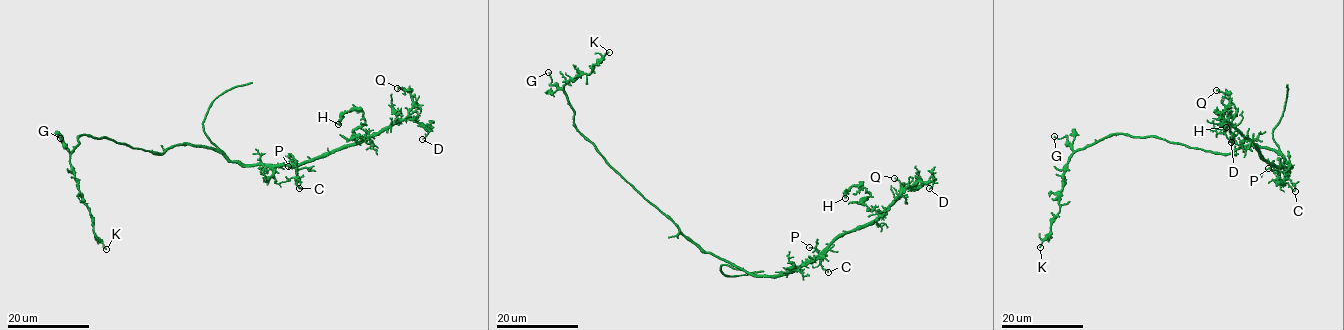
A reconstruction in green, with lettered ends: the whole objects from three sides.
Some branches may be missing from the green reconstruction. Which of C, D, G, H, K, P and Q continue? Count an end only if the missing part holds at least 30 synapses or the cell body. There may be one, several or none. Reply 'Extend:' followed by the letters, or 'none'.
Extend: none

